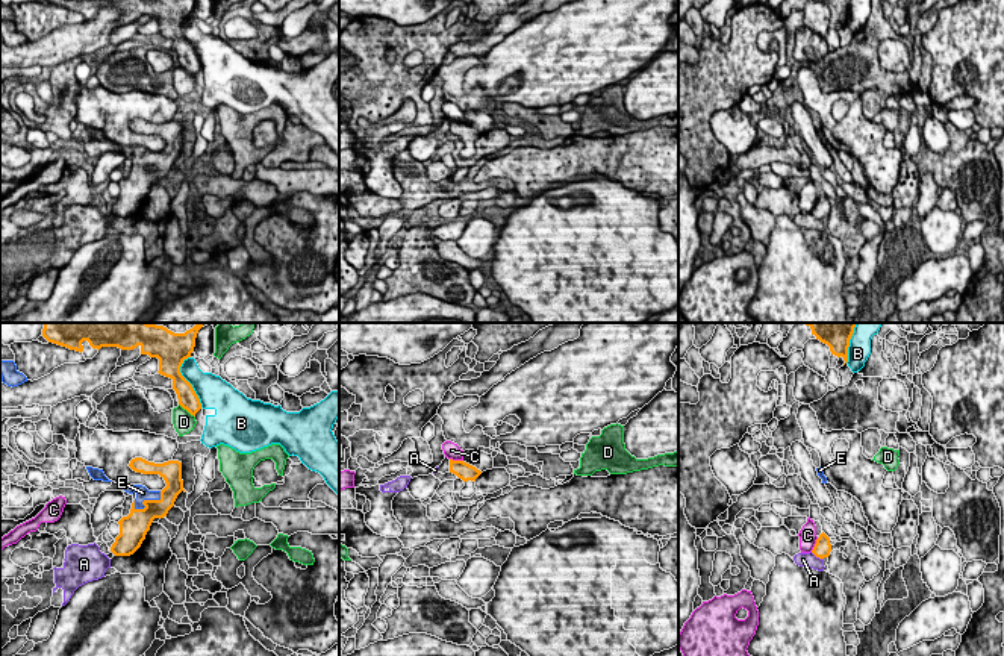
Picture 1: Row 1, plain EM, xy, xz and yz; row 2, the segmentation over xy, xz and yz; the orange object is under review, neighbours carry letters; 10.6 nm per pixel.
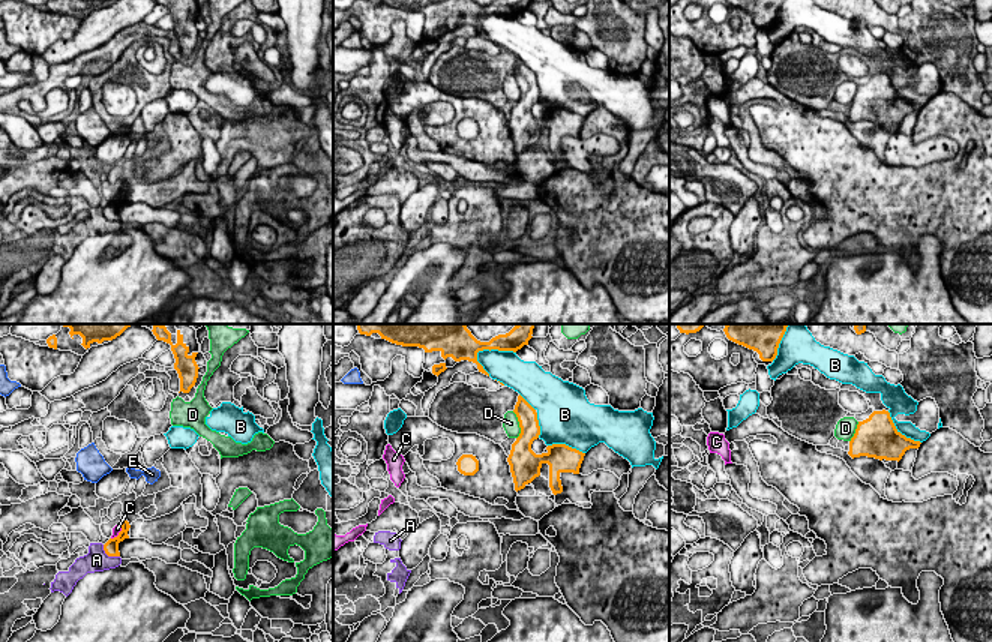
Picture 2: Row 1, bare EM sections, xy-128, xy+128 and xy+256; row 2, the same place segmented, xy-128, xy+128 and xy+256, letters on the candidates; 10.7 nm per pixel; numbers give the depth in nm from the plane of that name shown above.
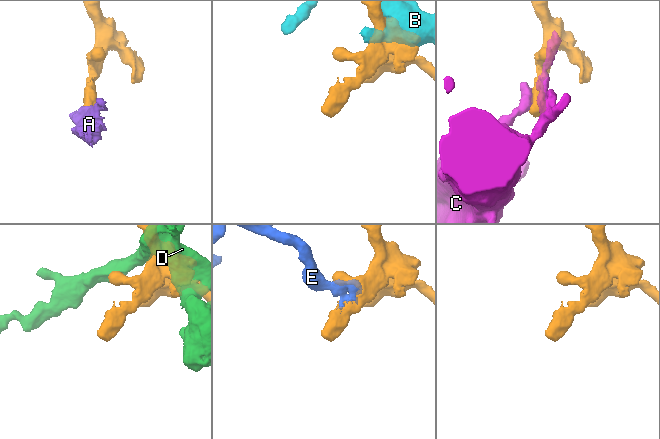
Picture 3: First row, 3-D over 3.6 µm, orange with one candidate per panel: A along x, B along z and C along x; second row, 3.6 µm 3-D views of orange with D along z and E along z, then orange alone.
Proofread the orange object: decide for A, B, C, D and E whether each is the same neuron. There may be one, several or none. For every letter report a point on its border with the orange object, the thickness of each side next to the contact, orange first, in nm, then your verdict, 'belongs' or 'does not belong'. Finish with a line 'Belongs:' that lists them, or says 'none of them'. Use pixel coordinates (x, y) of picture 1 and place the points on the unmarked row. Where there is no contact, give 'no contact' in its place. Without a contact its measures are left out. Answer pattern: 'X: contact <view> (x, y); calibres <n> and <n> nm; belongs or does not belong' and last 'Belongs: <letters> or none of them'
A: contact yz (816, 217); calibres 190 and 160 nm; does not belong
B: contact xy (188, 43); calibres 220 and 300 nm; does not belong
C: contact xz (456, 121); calibres 190 and 170 nm; does not belong
D: contact xy (187, 70); calibres 200 and 220 nm; does not belong
E: contact xy (146, 161); calibres 280 and 140 nm; belongs
Belongs: E

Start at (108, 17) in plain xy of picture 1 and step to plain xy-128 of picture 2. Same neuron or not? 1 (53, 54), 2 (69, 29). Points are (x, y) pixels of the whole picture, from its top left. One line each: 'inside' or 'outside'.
1: inside
2: outside

